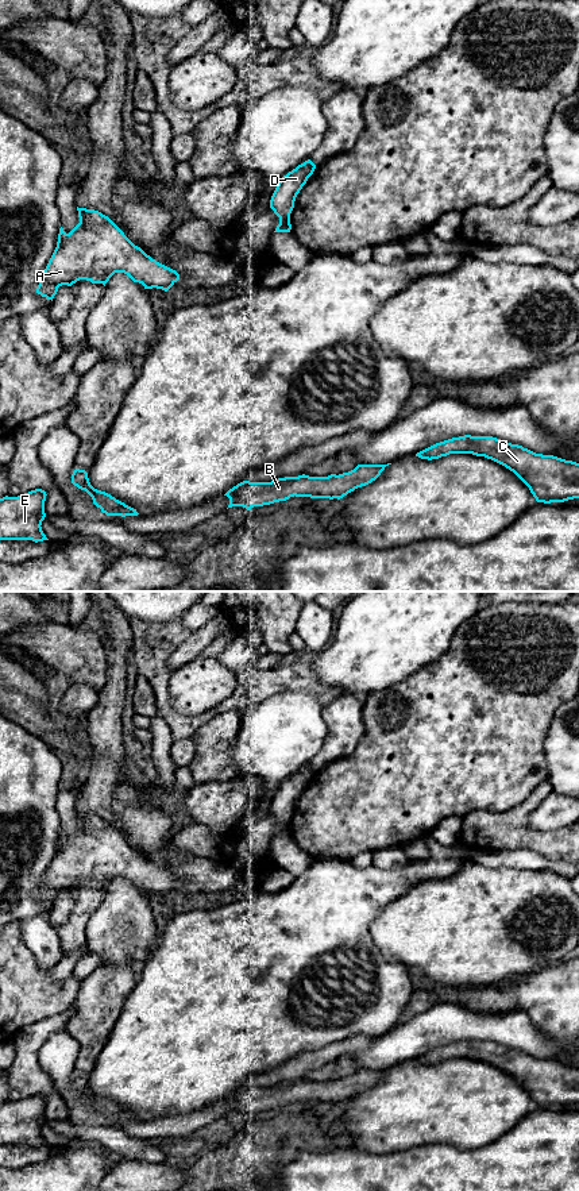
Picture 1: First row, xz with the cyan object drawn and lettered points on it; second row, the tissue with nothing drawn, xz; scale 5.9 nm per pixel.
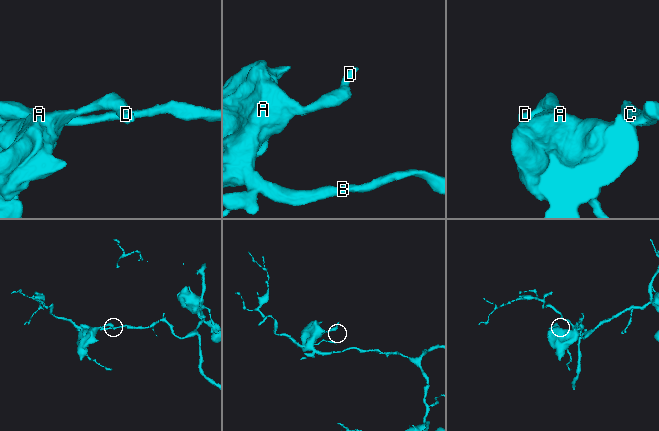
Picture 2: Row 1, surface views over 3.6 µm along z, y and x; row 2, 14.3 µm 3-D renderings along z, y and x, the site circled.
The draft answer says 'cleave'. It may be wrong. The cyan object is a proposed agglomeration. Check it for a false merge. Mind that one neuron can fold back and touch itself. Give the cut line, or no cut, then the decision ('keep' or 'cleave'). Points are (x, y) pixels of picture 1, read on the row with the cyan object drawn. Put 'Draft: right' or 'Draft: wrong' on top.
Draft: wrong
cut none; keep

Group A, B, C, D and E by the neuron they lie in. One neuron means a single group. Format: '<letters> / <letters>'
A B C D E

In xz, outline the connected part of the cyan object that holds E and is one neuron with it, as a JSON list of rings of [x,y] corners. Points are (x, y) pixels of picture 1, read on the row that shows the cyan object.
[[[35,489],[18,497],[0,498],[0,540],[49,540],[42,531],[46,492]]]

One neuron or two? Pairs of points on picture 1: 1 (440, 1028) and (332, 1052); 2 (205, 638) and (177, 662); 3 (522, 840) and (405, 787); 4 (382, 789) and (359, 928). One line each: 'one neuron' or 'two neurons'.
1: two neurons
2: one neuron
3: two neurons
4: two neurons

